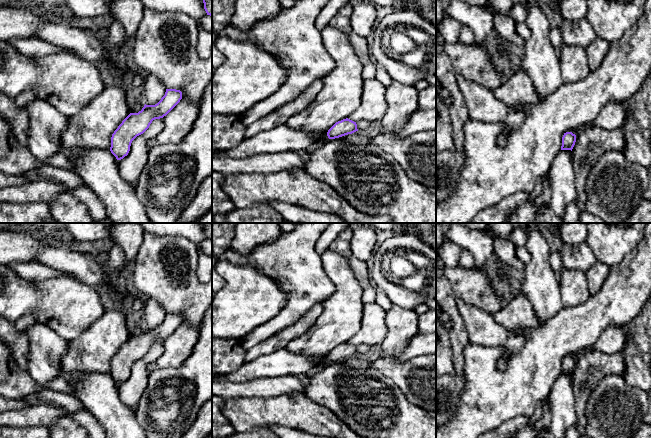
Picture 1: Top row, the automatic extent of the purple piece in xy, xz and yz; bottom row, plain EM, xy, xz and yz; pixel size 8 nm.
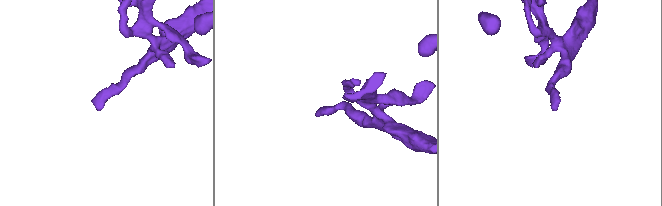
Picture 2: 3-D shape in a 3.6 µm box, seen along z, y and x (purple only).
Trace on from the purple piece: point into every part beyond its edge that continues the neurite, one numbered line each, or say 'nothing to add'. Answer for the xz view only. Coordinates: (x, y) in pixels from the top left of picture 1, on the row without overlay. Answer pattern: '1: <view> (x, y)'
nothing to add

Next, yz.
nothing to add

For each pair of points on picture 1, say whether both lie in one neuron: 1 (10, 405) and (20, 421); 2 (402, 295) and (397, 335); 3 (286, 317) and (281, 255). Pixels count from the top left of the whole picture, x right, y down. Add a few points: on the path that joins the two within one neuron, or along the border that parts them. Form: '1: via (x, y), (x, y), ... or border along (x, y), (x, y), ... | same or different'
1: border along (31, 405), (10, 411) | different
2: border along (393, 303), (413, 310) | different
3: via (293, 302), (293, 273), (290, 270) | same

